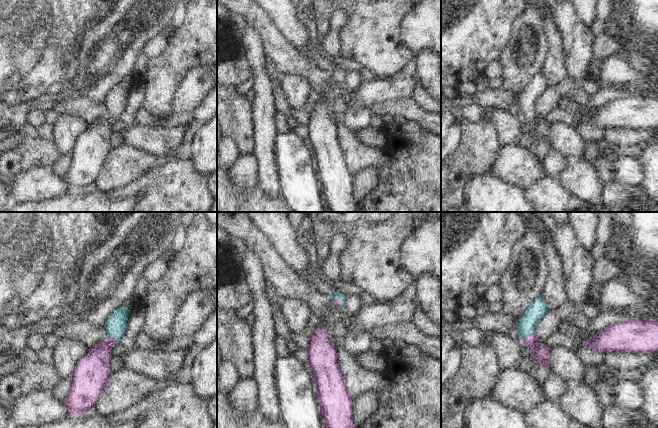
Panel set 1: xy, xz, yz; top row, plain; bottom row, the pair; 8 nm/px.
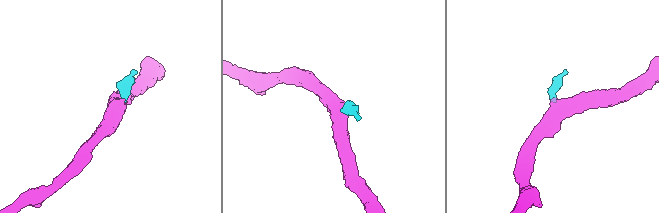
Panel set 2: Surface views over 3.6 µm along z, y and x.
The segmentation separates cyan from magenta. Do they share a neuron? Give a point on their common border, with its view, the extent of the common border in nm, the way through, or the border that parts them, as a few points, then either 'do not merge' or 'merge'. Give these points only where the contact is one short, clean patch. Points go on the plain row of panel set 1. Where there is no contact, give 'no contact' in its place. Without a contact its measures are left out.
meets cyan in xz at (339, 74); contact 90 nm long; runs through xz (335, 70), (339, 74), (335, 79); merge

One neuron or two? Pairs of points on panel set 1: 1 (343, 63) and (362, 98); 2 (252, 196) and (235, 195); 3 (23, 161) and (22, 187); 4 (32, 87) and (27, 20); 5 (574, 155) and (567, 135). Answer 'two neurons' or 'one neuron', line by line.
1: two neurons
2: one neuron
3: two neurons
4: one neuron
5: one neuron

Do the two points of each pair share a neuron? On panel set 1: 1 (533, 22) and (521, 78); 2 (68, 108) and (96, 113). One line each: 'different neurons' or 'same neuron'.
1: same neuron
2: same neuron

